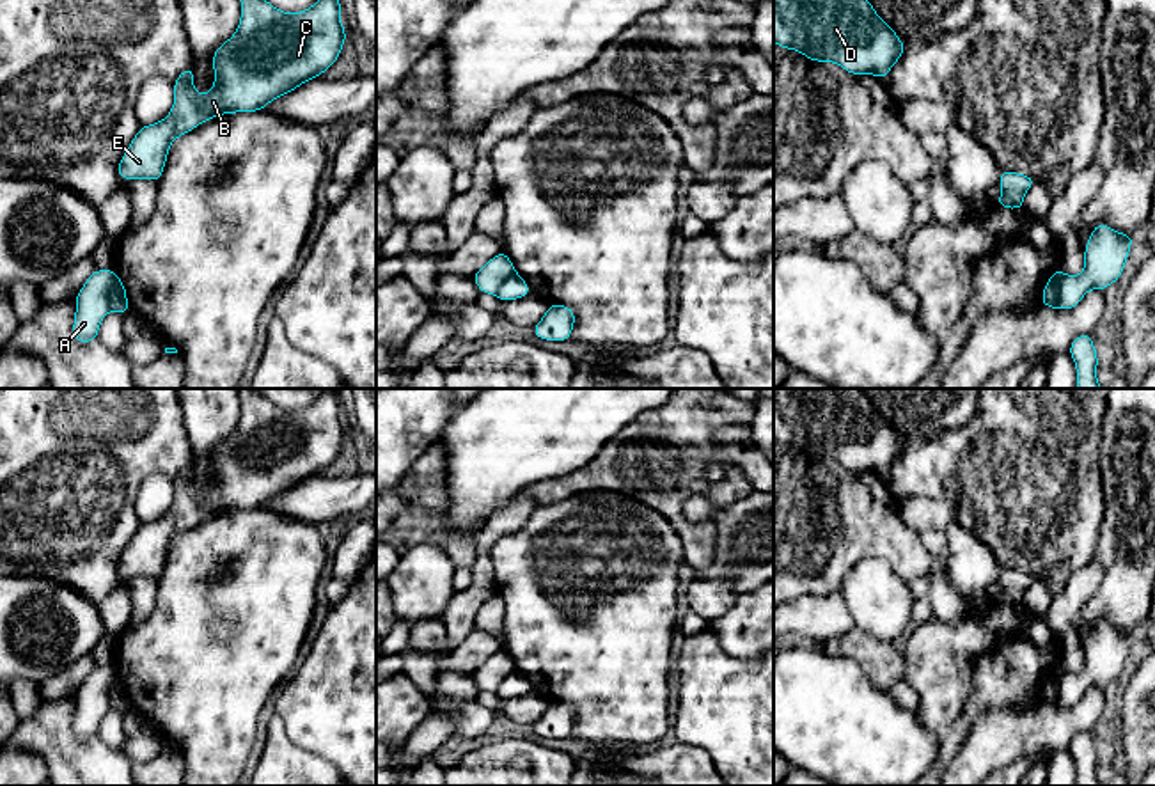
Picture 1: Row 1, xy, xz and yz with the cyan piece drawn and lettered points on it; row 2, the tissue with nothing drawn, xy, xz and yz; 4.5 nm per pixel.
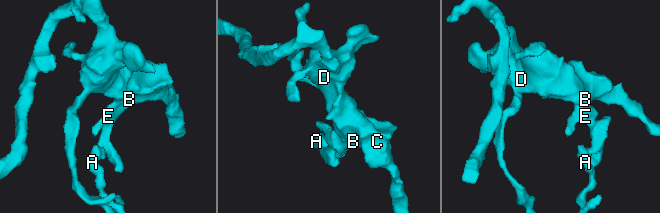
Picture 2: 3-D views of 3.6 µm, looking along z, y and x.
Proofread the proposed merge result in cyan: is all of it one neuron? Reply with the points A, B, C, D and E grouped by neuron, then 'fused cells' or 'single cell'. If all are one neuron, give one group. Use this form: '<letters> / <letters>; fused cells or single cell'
A / B C D E; fused cells

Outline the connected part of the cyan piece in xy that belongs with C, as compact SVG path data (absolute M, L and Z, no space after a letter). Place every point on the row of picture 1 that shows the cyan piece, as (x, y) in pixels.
M240 0L241 20L231 39L213 53L215 85L197 94L193 67L188 66L174 80L174 105L165 119L140 126L124 151L117 174L121 179L160 181L172 142L199 124L224 114L259 112L277 98L289 94L302 83L321 76L341 55L346 28L341 25L341 2L318 0L300 12L284 12L268 0Z

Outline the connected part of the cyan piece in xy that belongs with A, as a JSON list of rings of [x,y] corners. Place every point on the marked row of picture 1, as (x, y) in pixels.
[[[94,270],[75,298],[73,334],[80,344],[98,339],[103,318],[112,310],[110,289],[115,270]]]

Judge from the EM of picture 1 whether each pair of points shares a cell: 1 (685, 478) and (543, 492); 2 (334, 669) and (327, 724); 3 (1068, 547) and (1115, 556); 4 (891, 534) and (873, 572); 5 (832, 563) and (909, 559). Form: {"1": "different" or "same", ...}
{"1": "same", "2": "same", "3": "different", "4": "different", "5": "same"}

